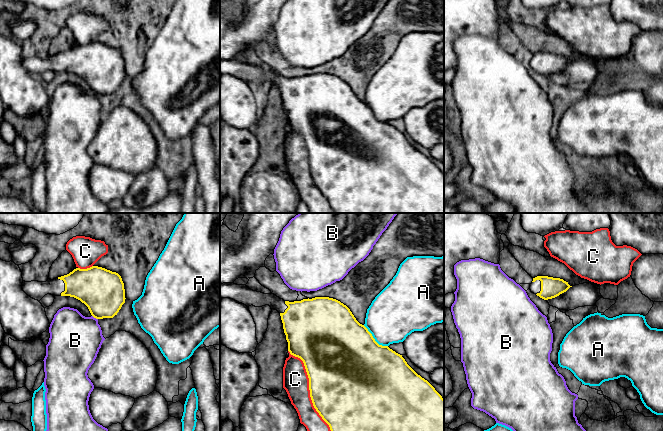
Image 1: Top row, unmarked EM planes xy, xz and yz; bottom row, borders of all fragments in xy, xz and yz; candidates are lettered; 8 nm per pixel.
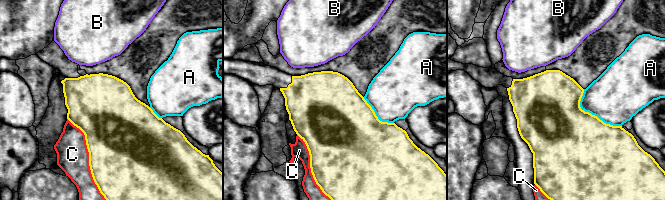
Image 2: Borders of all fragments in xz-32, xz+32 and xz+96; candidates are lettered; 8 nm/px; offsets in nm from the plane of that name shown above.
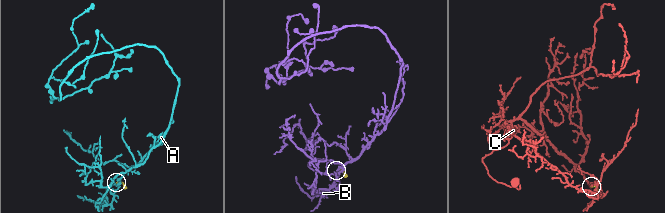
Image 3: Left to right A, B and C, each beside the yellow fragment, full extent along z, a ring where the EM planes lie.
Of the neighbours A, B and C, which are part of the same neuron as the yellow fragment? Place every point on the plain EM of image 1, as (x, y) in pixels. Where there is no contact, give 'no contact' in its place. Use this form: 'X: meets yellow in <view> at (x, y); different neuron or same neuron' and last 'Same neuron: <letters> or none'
A: meets yellow in xz at (374, 115); different neuron
B: meets yellow in xy at (95, 93); different neuron
C: meets yellow in xz at (310, 167); different neuron
Same neuron: none

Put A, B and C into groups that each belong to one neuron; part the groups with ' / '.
A / B / C

